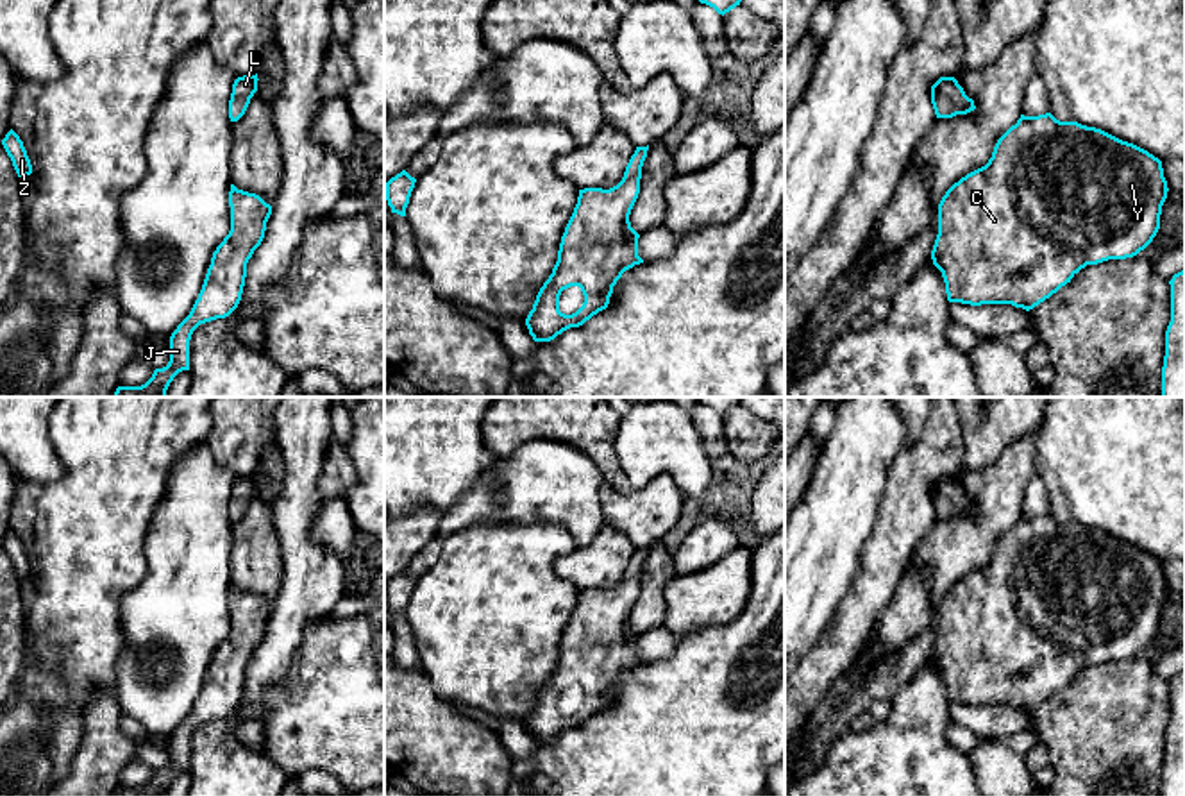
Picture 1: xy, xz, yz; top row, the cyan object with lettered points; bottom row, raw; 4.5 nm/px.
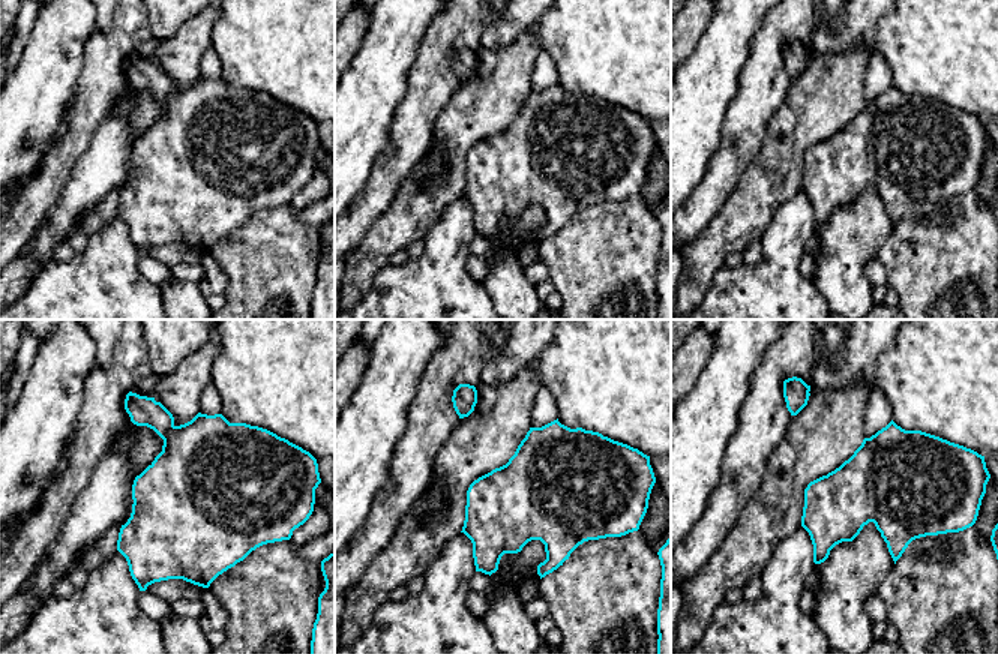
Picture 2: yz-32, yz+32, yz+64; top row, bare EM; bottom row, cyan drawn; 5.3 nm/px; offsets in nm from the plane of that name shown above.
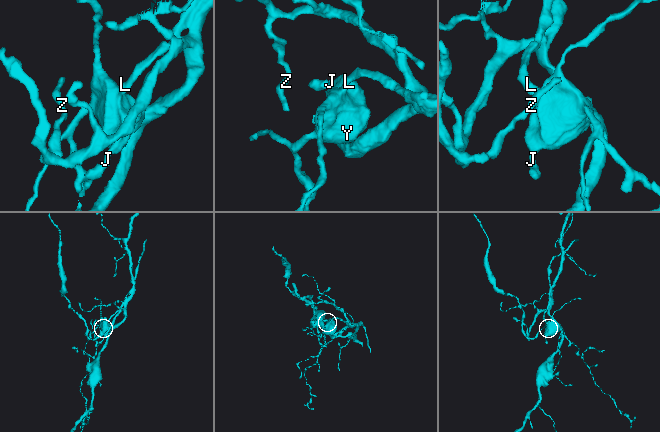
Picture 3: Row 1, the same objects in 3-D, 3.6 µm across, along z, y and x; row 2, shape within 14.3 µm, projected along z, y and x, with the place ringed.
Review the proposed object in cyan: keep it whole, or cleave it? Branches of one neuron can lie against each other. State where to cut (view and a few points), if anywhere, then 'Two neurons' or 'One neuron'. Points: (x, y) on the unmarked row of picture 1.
No split. One neuron

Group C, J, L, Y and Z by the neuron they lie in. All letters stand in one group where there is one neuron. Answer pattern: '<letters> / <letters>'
C J L Y Z

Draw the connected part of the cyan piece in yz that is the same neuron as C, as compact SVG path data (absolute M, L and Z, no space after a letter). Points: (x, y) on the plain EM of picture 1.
M1051 513L1017 521L996 544L988 563L954 583L938 605L938 635L931 651L949 703L1012 705L1033 710L1087 665L1126 660L1144 651L1160 630L1167 599L1162 562L1101 529L1060 522Z

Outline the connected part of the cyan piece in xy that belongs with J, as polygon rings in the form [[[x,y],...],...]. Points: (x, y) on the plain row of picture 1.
[[[231,585],[231,631],[216,648],[202,690],[189,716],[170,737],[170,762],[155,769],[141,787],[118,787],[114,796],[166,796],[173,778],[189,771],[189,741],[193,732],[206,723],[229,717],[240,705],[247,664],[261,646],[272,606],[259,596]]]

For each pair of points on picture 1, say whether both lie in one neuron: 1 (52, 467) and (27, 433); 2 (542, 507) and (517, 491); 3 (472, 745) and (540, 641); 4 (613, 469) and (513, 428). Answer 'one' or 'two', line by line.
1: one
2: one
3: two
4: one

